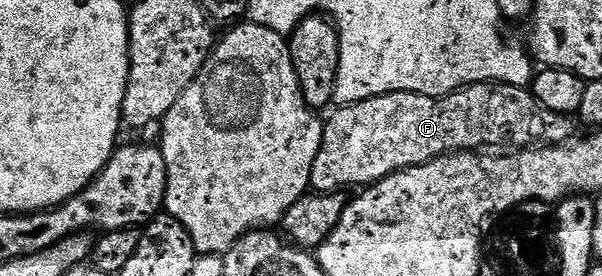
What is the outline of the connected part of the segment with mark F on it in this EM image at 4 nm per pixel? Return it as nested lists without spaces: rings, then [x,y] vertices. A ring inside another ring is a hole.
[[[489,82],[487,84],[472,84],[468,88],[459,88],[456,92],[451,92],[449,96],[423,96],[413,92],[391,92],[375,96],[369,100],[363,100],[357,104],[346,104],[335,109],[337,112],[332,117],[324,120],[324,133],[322,134],[322,146],[318,150],[318,158],[314,158],[314,170],[312,171],[311,187],[317,193],[322,192],[344,192],[348,188],[363,189],[369,184],[377,184],[382,178],[386,178],[395,172],[401,172],[403,168],[413,168],[419,164],[430,162],[439,156],[446,156],[449,152],[471,152],[473,150],[496,150],[499,144],[512,144],[513,149],[523,150],[529,146],[547,146],[549,144],[566,144],[573,139],[572,123],[573,117],[554,114],[554,110],[546,110],[537,102],[528,88],[519,88],[509,84],[497,84]]]

